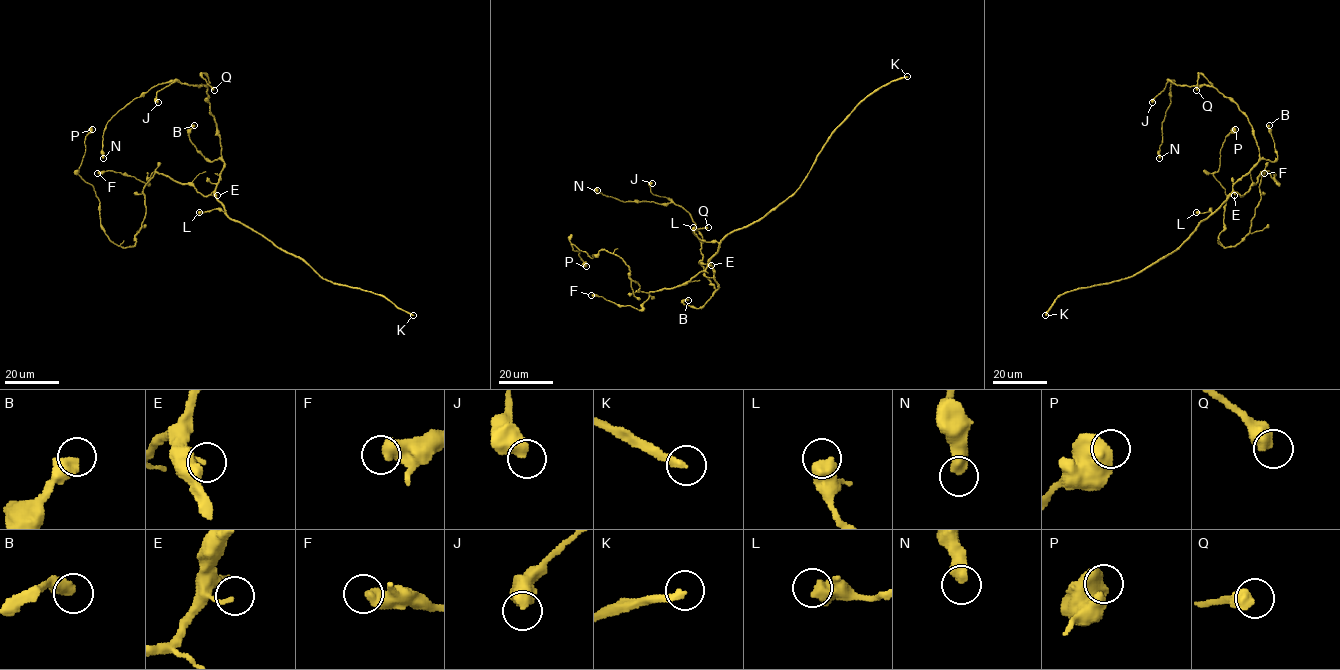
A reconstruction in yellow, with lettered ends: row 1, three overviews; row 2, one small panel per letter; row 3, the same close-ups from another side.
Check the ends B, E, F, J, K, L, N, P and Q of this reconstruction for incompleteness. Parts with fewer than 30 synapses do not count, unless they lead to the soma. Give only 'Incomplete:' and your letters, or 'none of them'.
Incomplete: K

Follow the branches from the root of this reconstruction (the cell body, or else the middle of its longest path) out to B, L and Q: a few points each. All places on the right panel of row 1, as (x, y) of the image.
B: (1240, 195), (1233, 190), (1233, 184), (1261, 159), (1273, 162), (1277, 158), (1269, 125)
L: (1240, 195), (1232, 192), (1213, 212), (1211, 209), (1196, 212)
Q: (1240, 195), (1233, 190), (1233, 184), (1259, 158), (1252, 127), (1239, 106), (1200, 73), (1196, 90)

